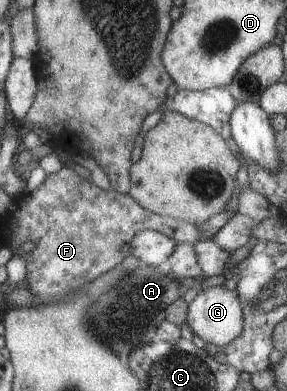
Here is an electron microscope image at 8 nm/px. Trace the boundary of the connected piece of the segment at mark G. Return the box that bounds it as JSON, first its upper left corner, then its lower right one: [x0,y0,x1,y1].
[188,286,244,346]

